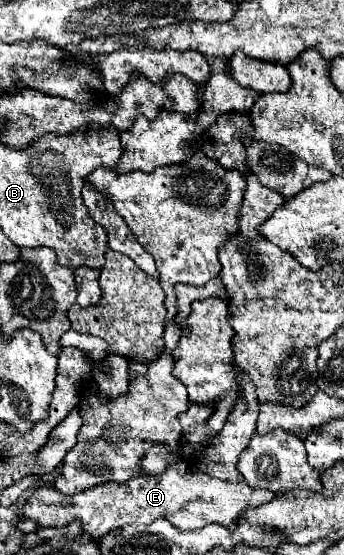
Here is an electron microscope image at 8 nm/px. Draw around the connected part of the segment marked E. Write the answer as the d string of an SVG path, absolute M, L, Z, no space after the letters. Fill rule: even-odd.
M179 461L179 465L171 465L171 469L165 469L161 475L133 477L127 483L103 483L103 485L95 485L91 489L85 489L83 493L77 493L73 497L67 497L53 487L39 487L29 497L29 503L23 507L23 513L25 513L25 517L31 517L33 521L37 521L43 527L63 527L63 525L69 525L71 521L79 521L87 535L99 539L99 537L107 535L111 529L119 529L129 523L151 525L157 519L167 519L167 521L171 521L171 525L175 525L181 531L193 531L193 529L197 531L209 523L217 523L227 529L235 529L235 525L239 525L239 517L243 511L247 511L249 507L259 507L267 501L273 501L275 497L277 497L275 493L263 491L263 489L251 489L247 483L229 483L229 481L221 481L221 479L211 479L209 475L201 473L201 469L195 463Z

